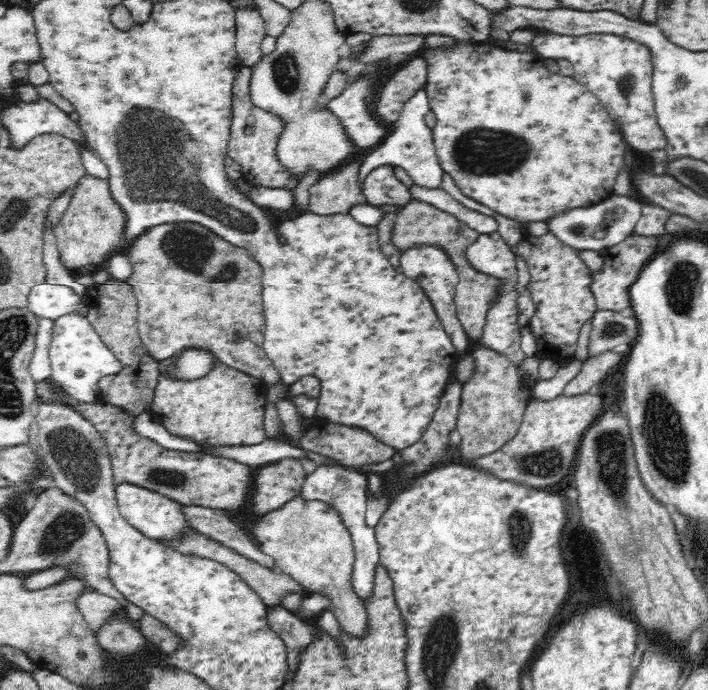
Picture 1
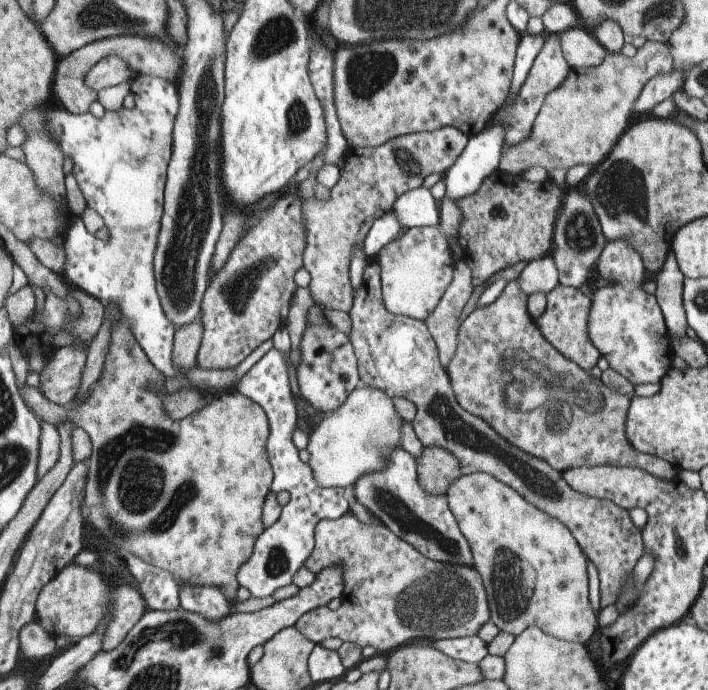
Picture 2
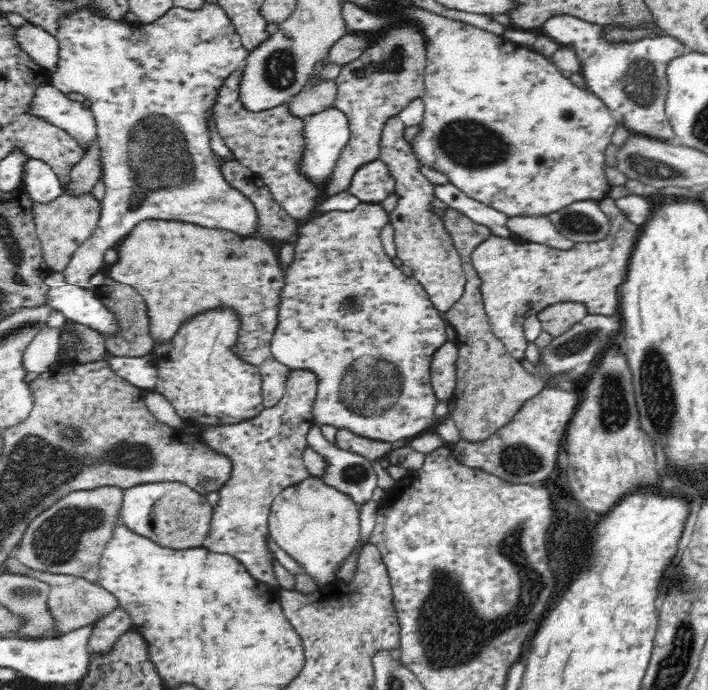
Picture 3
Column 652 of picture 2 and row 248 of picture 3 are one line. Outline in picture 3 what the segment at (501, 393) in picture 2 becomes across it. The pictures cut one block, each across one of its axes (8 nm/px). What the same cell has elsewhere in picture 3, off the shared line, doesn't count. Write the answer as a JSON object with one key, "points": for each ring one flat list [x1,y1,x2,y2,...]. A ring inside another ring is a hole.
{"points":[[446,208,442,222,446,226,446,232,452,236,458,256,462,258,464,272,468,274,468,284,462,298,448,312,442,312,442,318,448,322,448,326,456,330,456,342,460,346,462,344,470,346,468,358,466,360,458,358,458,384,456,384,456,396,452,398,454,402,452,420,458,426,462,438,476,444,486,440,488,436,494,436,494,432,510,424,510,420,516,418,518,410,526,404,526,400,534,398,544,390,544,382,542,378,528,374,522,368,522,364,508,354,502,340,496,338,496,334,490,328,482,290,480,290,482,280,472,266,472,254,482,242,486,242,492,236,492,232,488,230,488,226,476,224,468,216,452,208]]}

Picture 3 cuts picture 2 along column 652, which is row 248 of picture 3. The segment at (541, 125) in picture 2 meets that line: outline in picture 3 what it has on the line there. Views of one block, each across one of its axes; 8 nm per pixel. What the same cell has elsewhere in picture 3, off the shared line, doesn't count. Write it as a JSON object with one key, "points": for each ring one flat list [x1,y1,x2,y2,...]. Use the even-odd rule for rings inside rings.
{"points":[[62,194,48,204,34,202,32,210,34,210,32,214,34,214,34,224,36,224,36,234,42,244,44,260,52,268,52,272,66,270,74,252,80,250,86,240,90,240,90,236,98,228,100,216,102,216,102,204,92,194,82,194,82,196]]}

